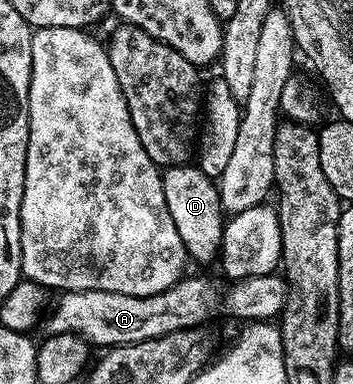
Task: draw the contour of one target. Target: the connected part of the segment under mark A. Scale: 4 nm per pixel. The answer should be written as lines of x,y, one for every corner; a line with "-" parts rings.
189,275
183,276
180,280
178,280
175,283
175,285
172,285
166,291
159,292
158,295
152,295
152,296
123,295
119,294
118,292
112,292
112,291
63,292
59,296
61,298
59,299
56,307
53,309
50,317
48,319
47,317
45,318
44,324
46,323
46,329
47,329
45,330
45,332
49,336
52,336
54,334
64,334
64,333
78,334
80,337
84,338
85,341
87,341
89,344
92,344
93,346
98,345
102,347
101,349
109,349
115,345
129,345
130,343
145,342
146,339
160,338
162,335
173,333
176,330
199,328
200,326
207,324
208,322
206,321
210,319
214,319
216,317
221,318
222,316
225,316
226,297
222,294
224,290
223,284
220,285
216,280
210,279
208,277
202,278
202,277
188,277
188,276

